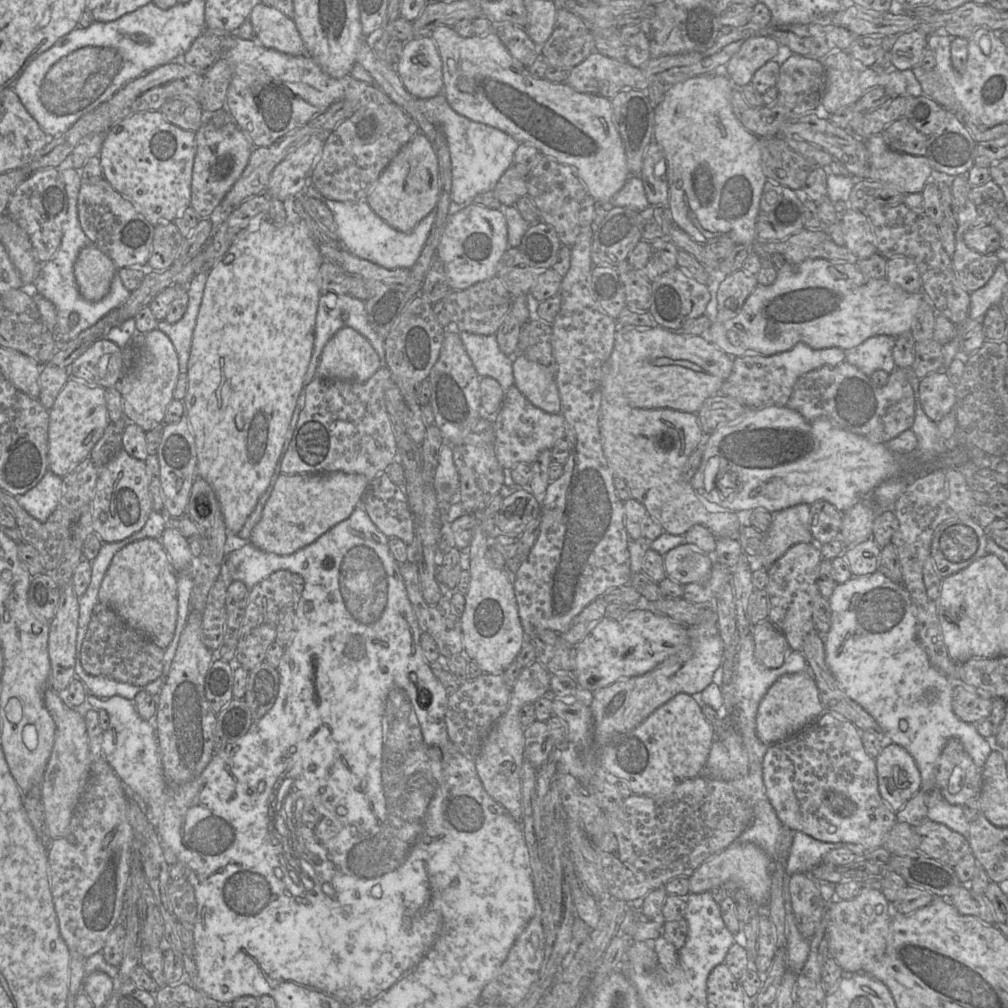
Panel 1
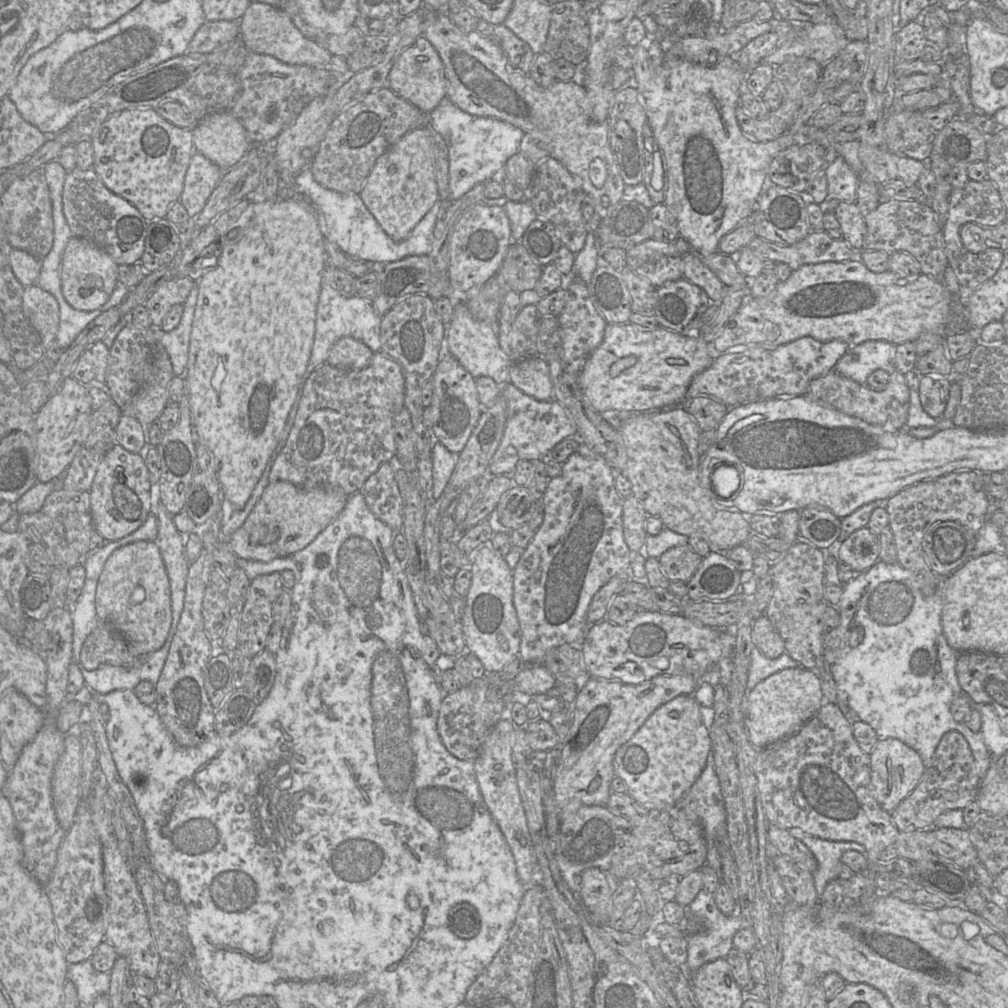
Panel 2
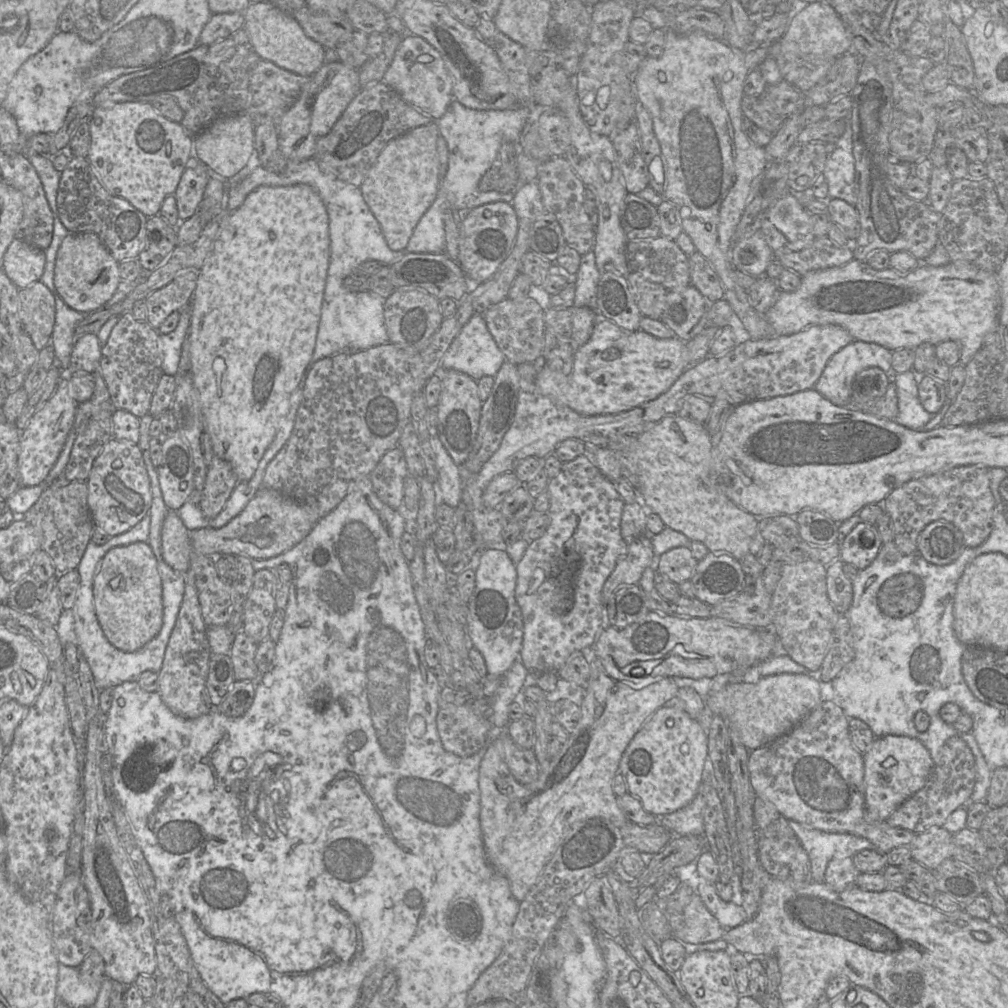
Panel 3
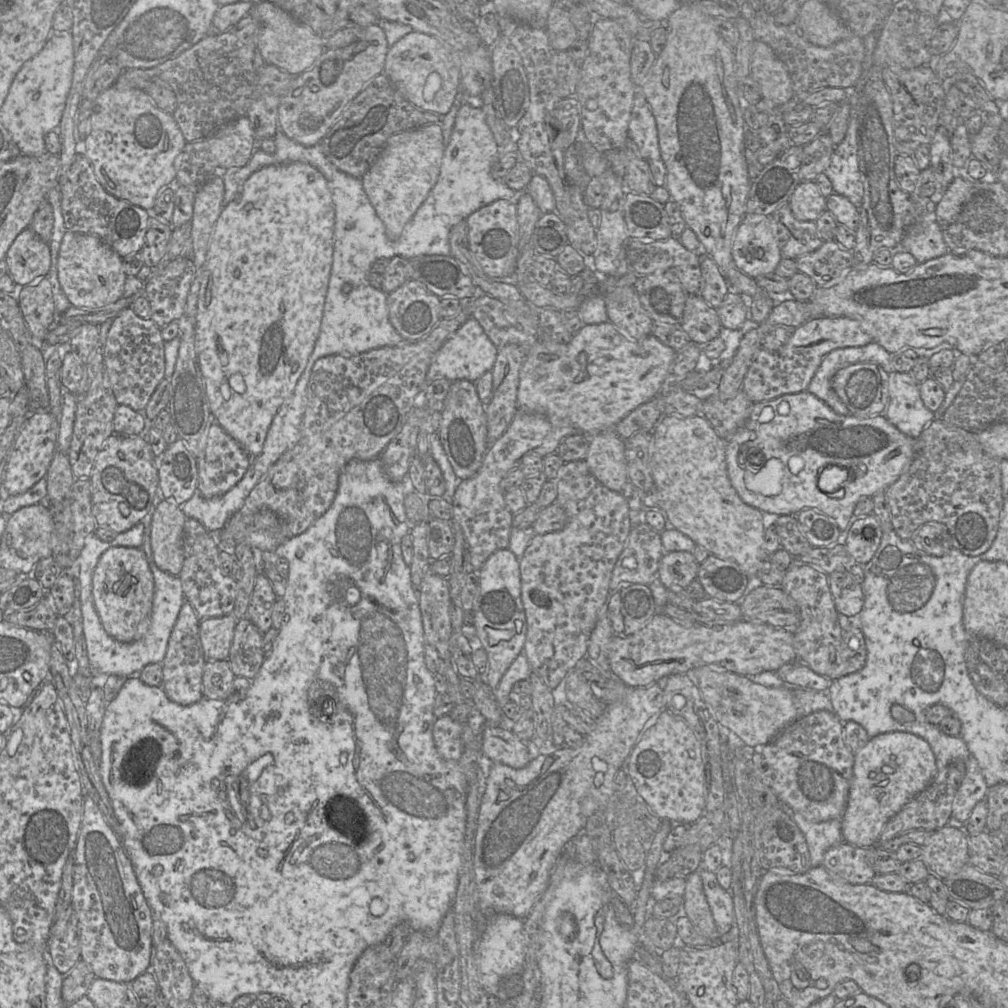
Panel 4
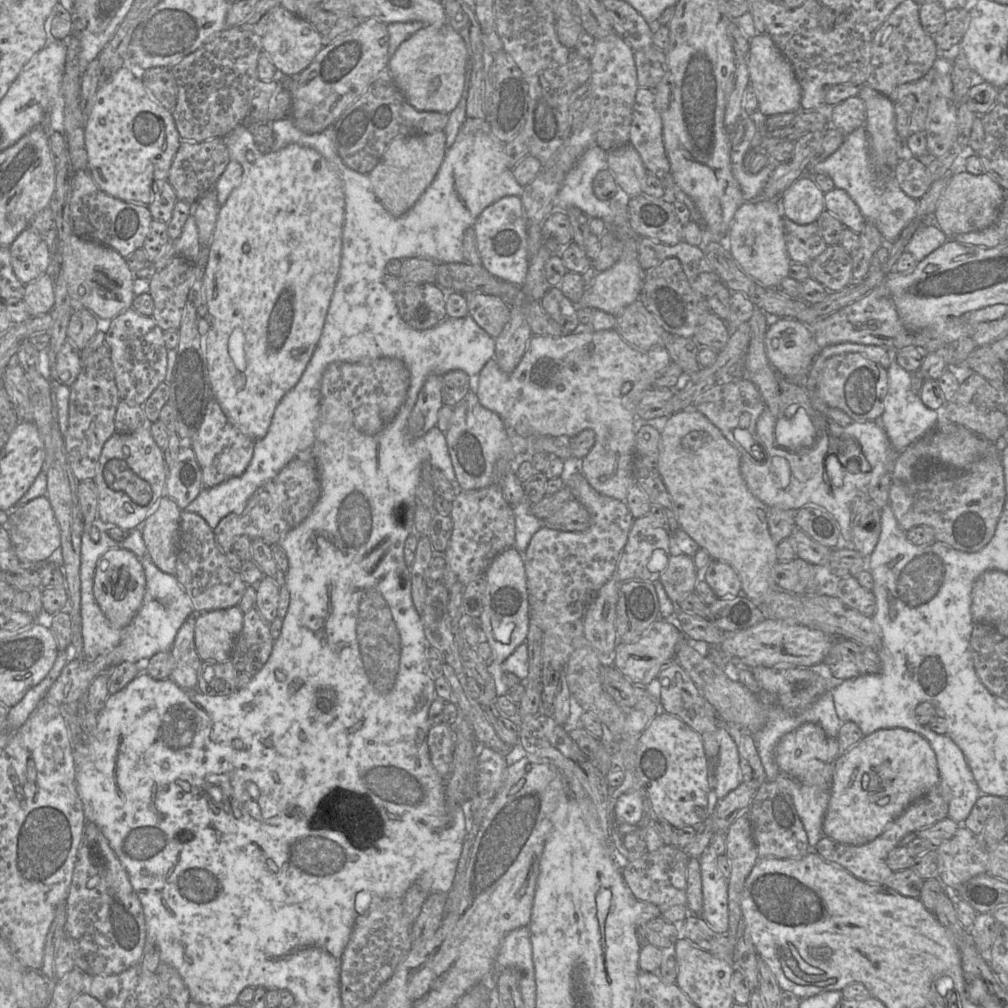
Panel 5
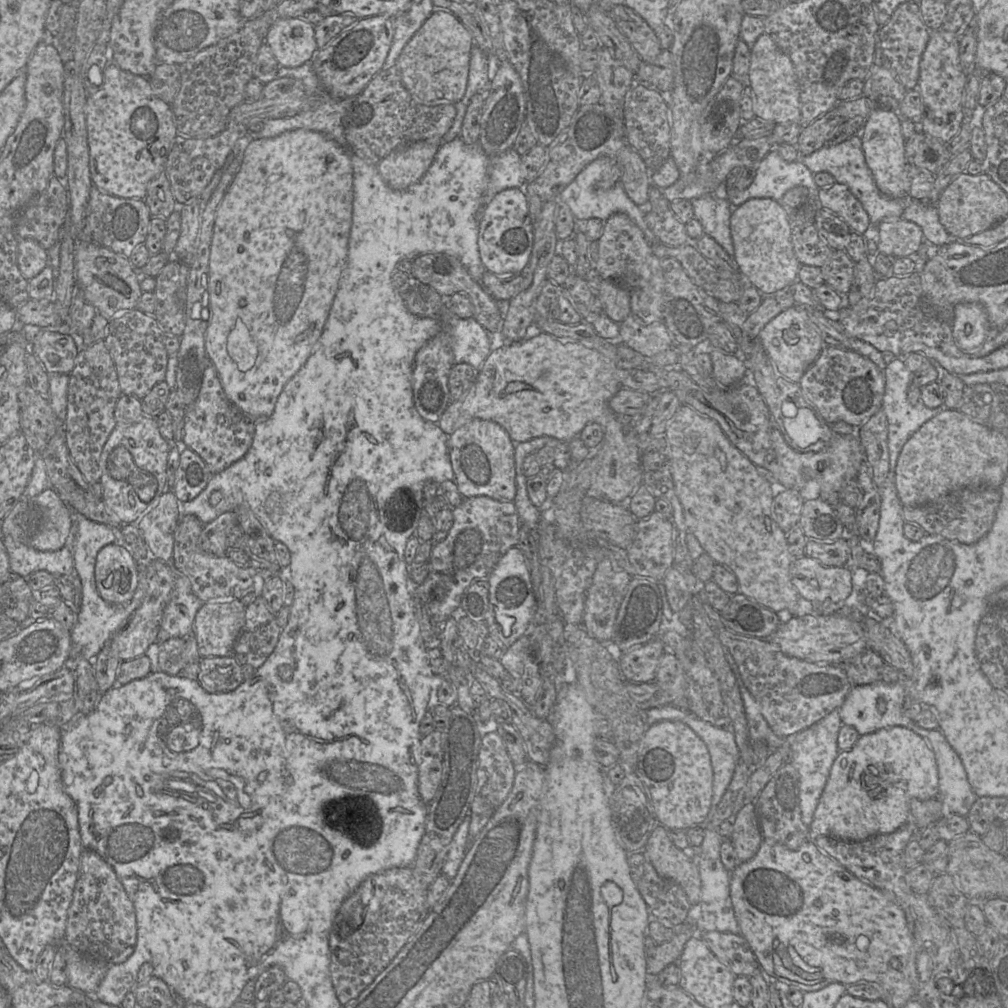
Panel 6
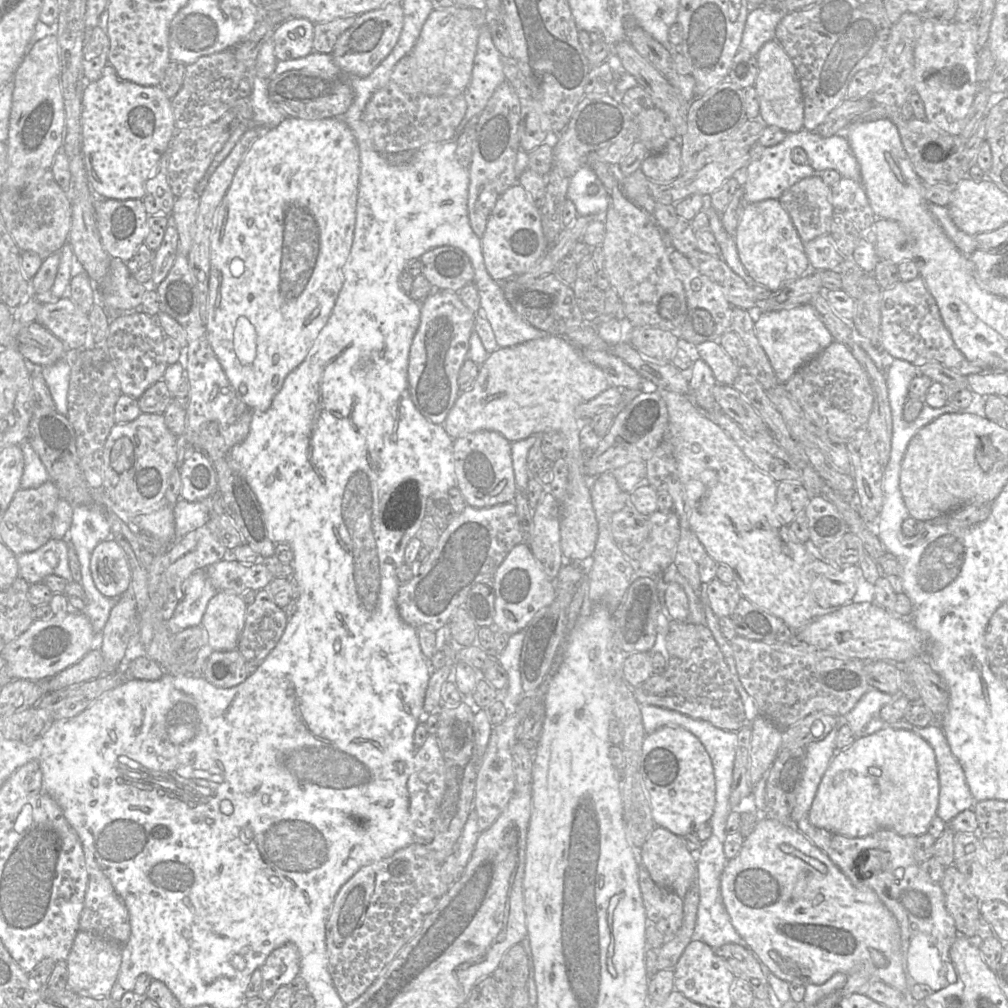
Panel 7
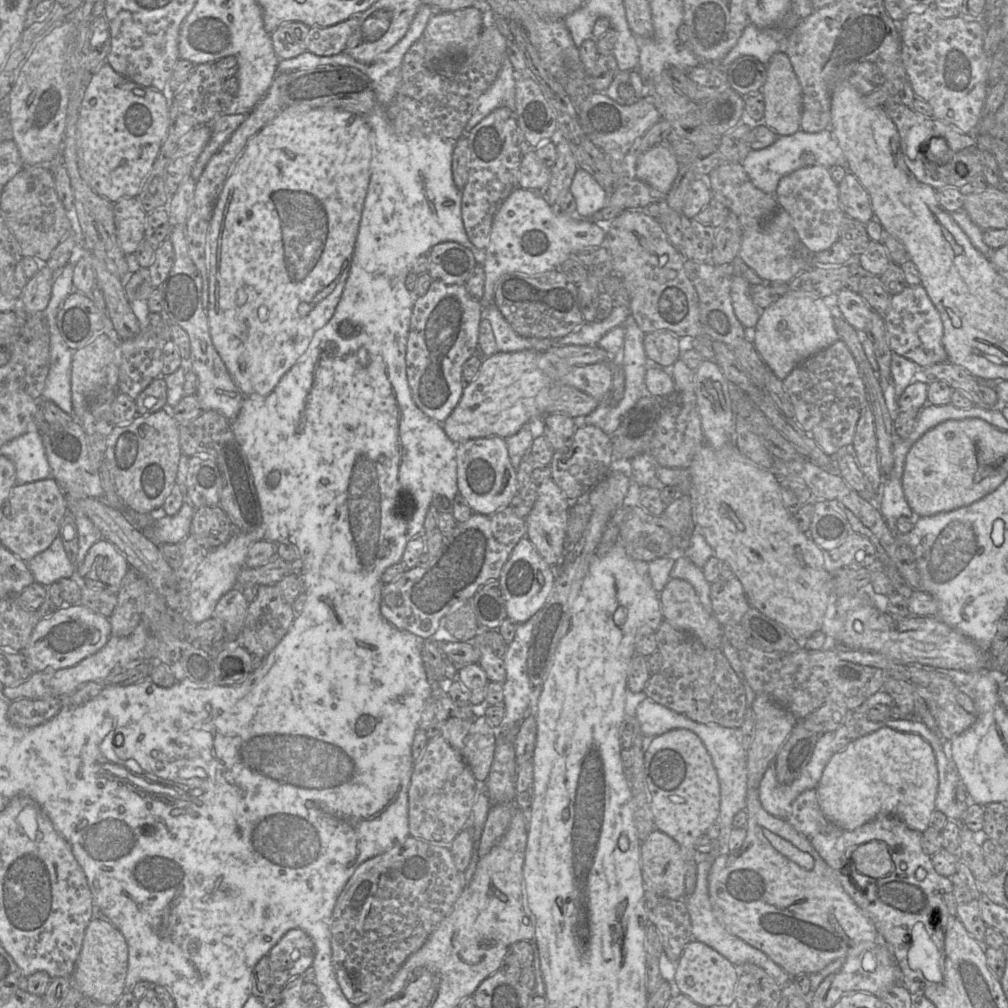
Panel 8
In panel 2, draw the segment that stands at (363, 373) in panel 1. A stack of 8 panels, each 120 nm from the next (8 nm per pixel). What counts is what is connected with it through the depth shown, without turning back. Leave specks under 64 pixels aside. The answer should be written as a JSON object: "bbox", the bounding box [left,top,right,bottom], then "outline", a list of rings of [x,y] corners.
{"bbox":[327,336,374,369],"outline":[[[350,336],[340,338],[332,346],[327,363],[347,369],[366,368],[374,352],[363,342]]]}

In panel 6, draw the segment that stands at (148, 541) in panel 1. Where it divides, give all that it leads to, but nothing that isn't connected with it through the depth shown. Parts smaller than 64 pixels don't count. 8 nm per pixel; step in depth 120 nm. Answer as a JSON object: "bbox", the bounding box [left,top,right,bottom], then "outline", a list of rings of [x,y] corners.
{"bbox":[95,544,138,605],"outline":[[[108,544],[97,554],[95,582],[103,600],[112,605],[126,604],[138,586],[138,563],[124,546]]]}

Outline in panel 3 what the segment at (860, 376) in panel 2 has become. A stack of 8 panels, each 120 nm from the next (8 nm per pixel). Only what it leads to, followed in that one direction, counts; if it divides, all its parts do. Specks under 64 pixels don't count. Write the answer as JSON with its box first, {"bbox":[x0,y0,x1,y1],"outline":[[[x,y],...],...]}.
{"bbox":[813,340,897,407],"outline":[[[854,340],[829,359],[813,389],[836,406],[852,407],[851,386],[860,371],[870,367],[878,367],[890,377],[897,374],[892,368],[892,353],[893,351],[879,344]]]}

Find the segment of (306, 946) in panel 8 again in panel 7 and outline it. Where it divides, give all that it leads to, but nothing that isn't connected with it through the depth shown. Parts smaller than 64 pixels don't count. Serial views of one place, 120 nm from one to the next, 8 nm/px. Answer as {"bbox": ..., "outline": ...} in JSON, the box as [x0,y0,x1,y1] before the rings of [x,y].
{"bbox":[258,943,300,1002],"outline":[[[293,943],[273,950],[260,968],[262,984],[258,997],[269,1002],[278,989],[290,983],[300,973],[300,953]]]}

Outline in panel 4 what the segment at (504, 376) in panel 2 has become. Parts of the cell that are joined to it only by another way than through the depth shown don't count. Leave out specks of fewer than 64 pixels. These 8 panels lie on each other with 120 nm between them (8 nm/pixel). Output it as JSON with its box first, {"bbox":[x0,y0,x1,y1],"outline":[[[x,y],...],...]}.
{"bbox":[426,317,497,383],"outline":[[[470,317],[438,350],[427,371],[426,383],[440,378],[446,378],[452,382],[462,379],[476,382],[485,372],[492,371],[497,353],[497,347],[480,323],[474,317]]]}

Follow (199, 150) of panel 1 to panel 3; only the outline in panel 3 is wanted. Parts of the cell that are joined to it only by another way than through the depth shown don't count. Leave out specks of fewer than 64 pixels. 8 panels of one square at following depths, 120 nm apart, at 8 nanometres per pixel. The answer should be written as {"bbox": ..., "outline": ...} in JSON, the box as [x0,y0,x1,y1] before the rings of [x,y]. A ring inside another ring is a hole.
{"bbox":[174,139,216,220],"outline":[[[193,139],[188,166],[183,172],[174,193],[180,220],[187,220],[197,212],[199,204],[203,200],[203,194],[209,179],[216,176],[197,157]],[[192,158],[196,158],[196,160]]]}

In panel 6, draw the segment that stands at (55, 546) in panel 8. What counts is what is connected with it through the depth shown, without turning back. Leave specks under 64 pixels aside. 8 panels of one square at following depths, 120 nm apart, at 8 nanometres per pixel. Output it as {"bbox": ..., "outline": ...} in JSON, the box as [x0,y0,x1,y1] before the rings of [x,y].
{"bbox":[2,537,74,578],"outline":[[[2,537],[9,557],[9,568],[24,578],[29,574],[44,570],[55,576],[72,576],[74,559],[69,546],[56,551],[39,551],[28,543],[19,543],[12,537]]]}

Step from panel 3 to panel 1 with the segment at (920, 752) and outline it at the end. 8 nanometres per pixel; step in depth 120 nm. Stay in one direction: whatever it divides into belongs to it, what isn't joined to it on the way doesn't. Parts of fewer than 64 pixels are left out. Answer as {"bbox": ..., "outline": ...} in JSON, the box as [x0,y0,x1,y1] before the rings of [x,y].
{"bbox":[875,742,921,813],"outline":[[[885,742],[875,762],[880,795],[896,813],[921,789],[920,771],[908,751],[893,742]]]}

